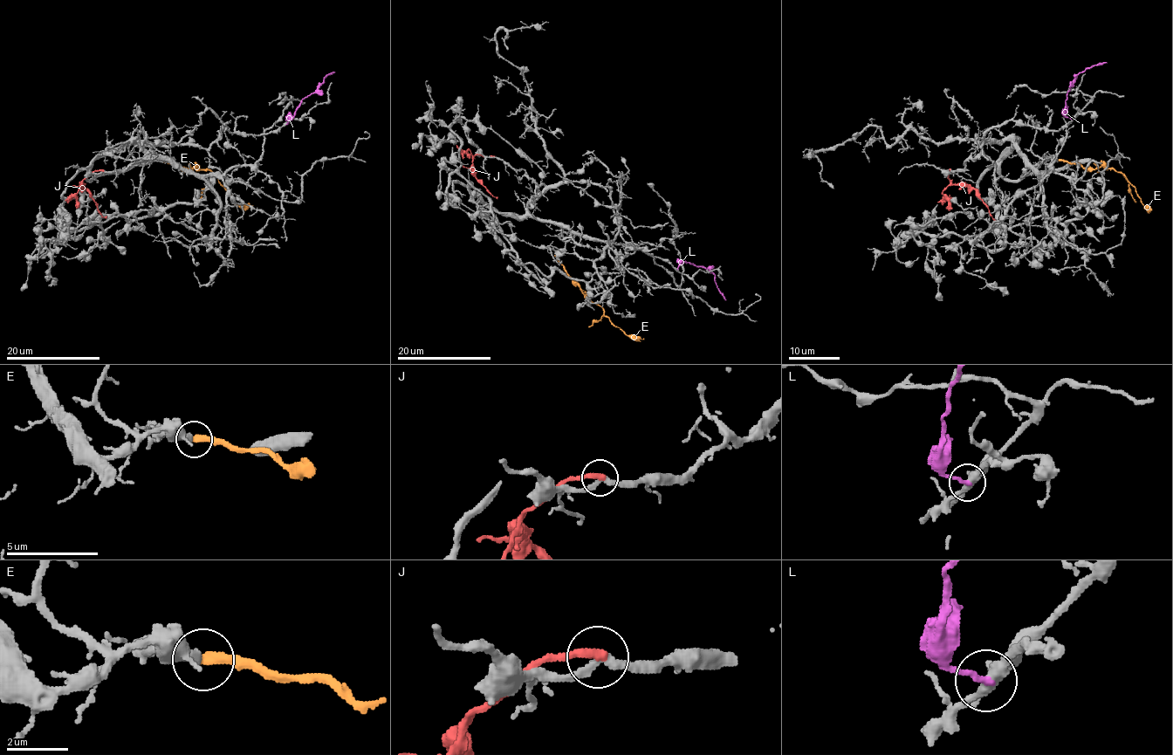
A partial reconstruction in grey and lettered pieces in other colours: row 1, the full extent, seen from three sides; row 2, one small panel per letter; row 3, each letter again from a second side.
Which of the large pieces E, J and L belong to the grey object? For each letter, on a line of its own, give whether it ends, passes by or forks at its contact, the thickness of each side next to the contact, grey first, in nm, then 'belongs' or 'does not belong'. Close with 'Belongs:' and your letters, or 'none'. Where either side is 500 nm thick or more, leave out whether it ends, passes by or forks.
E: it ends | 380/280 nm | does not belong
J: it ends | 240/240 nm | does not belong
L: it ends | 300/200 nm | does not belong
Belongs: none

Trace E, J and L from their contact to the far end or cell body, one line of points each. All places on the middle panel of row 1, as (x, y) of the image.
E: (556, 256), (580, 291), (600, 306), (628, 336), (643, 339)
J: (494, 156), (475, 155), (473, 174), (497, 198)
L: (677, 269), (680, 263), (687, 262), (704, 266), (715, 276), (717, 288), (725, 300)

